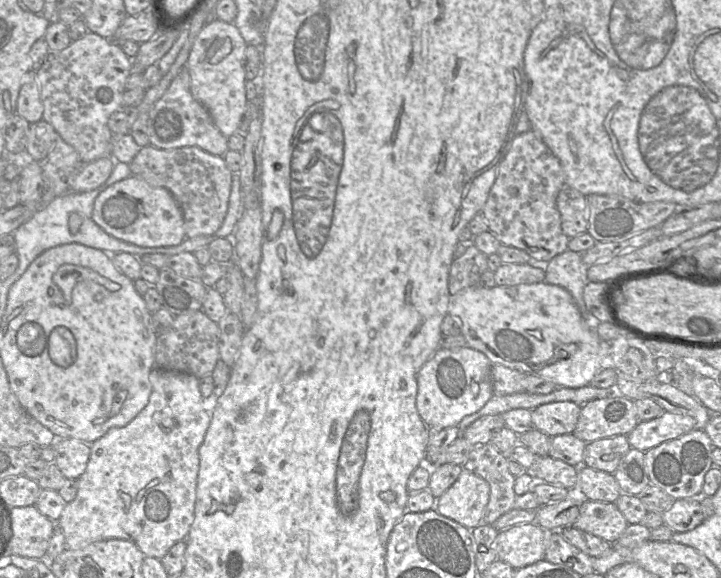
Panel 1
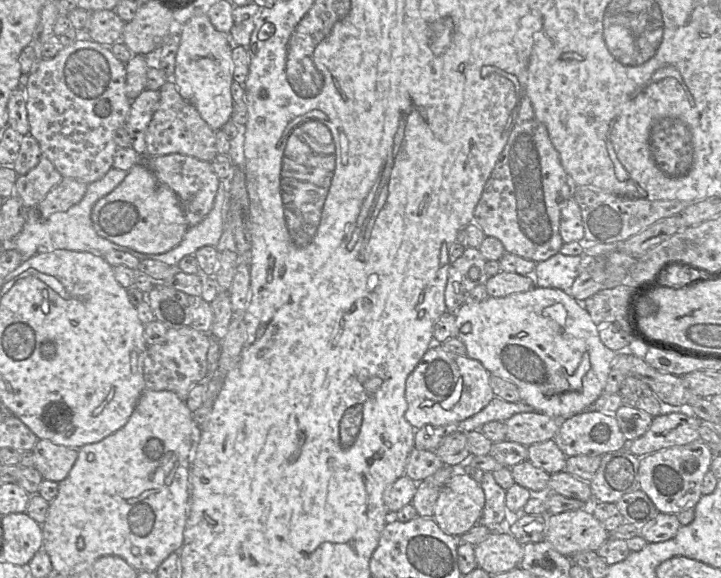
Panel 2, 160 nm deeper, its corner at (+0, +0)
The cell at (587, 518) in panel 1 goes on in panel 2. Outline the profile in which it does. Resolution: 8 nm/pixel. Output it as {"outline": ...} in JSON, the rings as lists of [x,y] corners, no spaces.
{"outline":[[[589,507],[550,514],[545,541],[560,554],[571,557],[576,552],[597,551],[609,539],[609,532],[595,518]]]}

